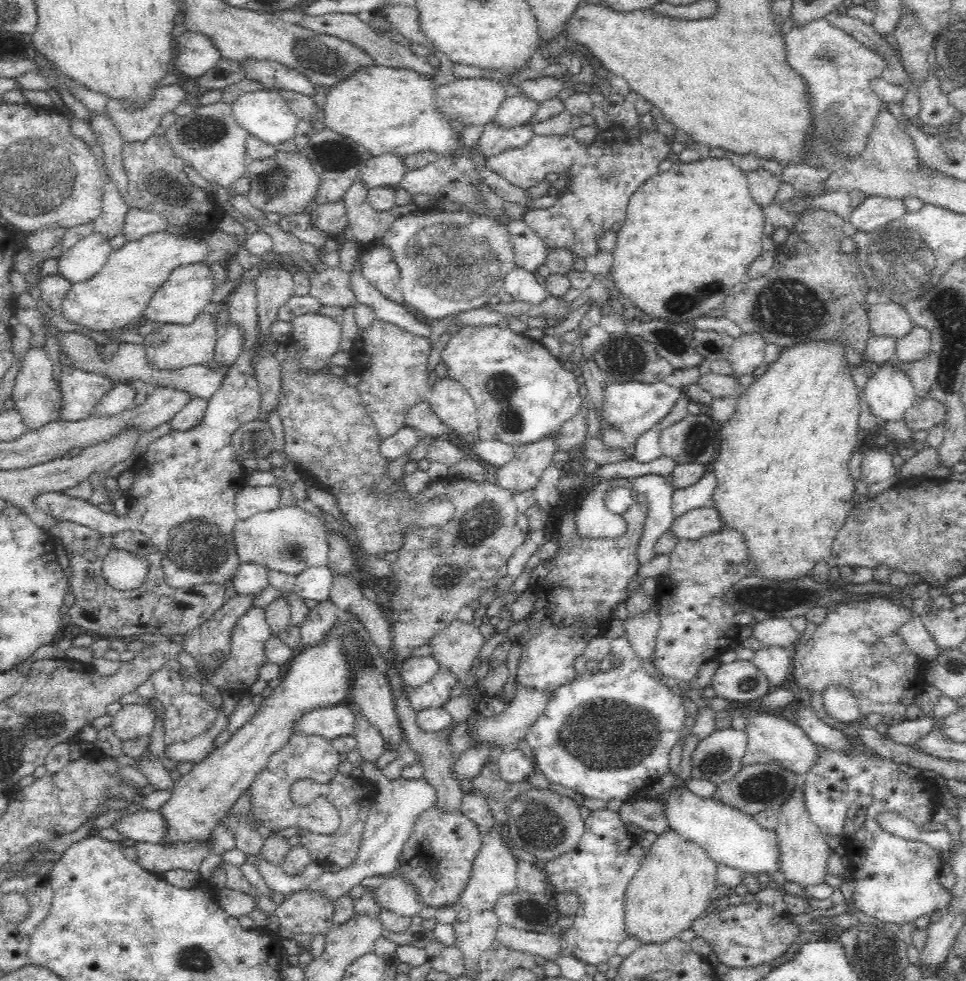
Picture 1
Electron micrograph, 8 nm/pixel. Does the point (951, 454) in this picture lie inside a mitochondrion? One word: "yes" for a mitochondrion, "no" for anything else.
no

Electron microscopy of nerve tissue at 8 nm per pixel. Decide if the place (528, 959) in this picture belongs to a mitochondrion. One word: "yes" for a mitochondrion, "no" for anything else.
no

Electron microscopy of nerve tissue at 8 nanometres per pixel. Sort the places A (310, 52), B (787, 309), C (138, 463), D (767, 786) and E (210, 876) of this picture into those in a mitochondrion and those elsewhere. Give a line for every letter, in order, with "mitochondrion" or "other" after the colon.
A: mitochondrion
B: mitochondrion
C: other
D: mitochondrion
E: other

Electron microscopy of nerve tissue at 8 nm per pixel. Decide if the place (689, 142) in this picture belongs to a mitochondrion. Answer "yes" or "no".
no

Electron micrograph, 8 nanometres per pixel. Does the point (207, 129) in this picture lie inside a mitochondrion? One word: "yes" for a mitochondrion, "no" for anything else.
yes

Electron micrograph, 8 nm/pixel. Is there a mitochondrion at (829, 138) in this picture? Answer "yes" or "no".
yes

